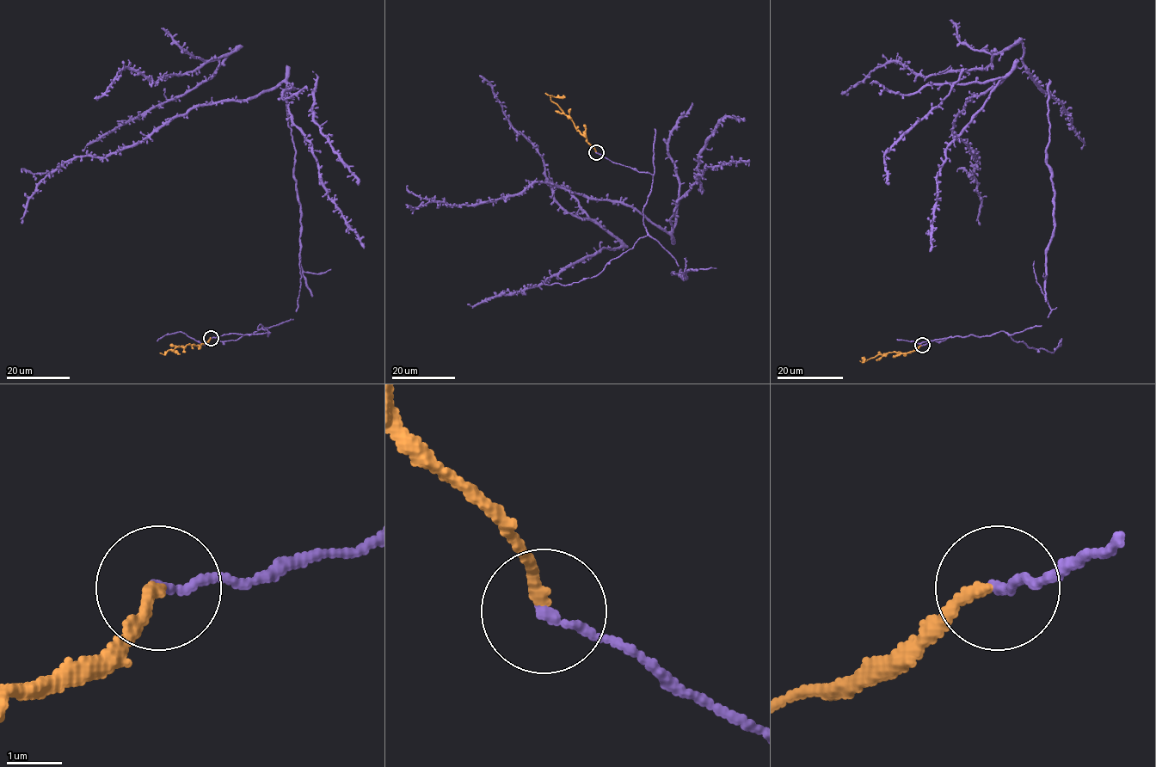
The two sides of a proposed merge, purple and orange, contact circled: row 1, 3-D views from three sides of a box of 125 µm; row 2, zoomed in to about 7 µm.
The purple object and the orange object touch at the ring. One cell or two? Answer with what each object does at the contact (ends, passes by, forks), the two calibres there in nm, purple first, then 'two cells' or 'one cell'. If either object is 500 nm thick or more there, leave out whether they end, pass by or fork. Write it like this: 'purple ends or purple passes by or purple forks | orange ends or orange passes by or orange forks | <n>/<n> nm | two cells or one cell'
purple ends | orange ends | 170/220 nm | two cells

